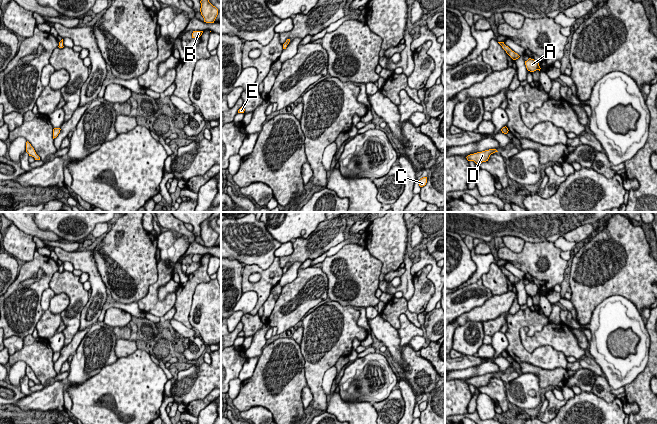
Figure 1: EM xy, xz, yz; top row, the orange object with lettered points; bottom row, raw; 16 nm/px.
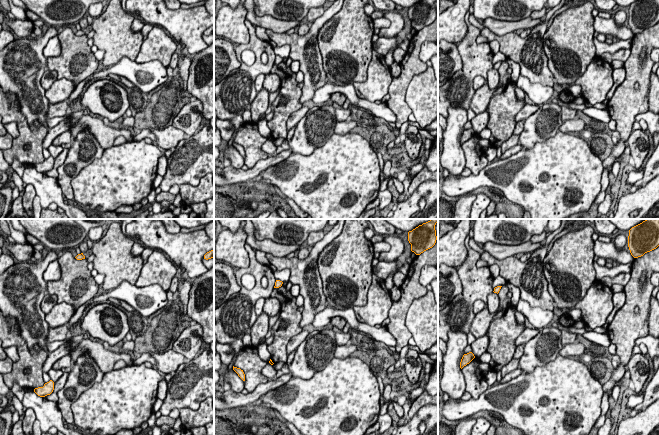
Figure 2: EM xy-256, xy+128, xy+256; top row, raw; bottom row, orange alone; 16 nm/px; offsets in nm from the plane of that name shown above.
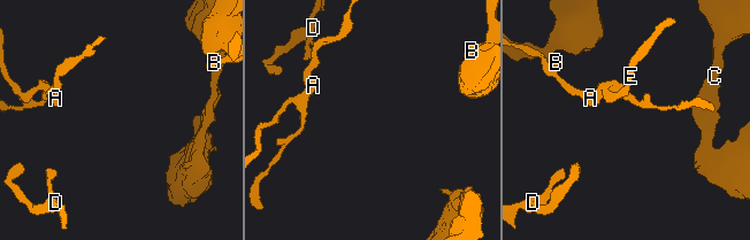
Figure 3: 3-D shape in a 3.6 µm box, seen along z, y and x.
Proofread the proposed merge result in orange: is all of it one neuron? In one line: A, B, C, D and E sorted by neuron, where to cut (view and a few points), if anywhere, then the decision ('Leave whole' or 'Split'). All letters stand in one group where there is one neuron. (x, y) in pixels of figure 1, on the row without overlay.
Groups: A B C D E. No split. Leave whole

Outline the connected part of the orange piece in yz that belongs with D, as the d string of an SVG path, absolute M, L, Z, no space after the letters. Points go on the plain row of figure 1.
M489 373L482 376L477 376L468 379L466 382L468 385L474 385L476 388L488 385L491 378L498 376L496 373Z

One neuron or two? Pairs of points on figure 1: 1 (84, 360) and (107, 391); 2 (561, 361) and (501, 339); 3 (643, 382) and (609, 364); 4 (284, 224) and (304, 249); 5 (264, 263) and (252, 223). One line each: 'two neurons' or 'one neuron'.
1: two neurons
2: two neurons
3: two neurons
4: two neurons
5: one neuron

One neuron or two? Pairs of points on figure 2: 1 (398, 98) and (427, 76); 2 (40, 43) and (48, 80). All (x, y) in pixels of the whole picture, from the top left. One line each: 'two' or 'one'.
1: two
2: two

